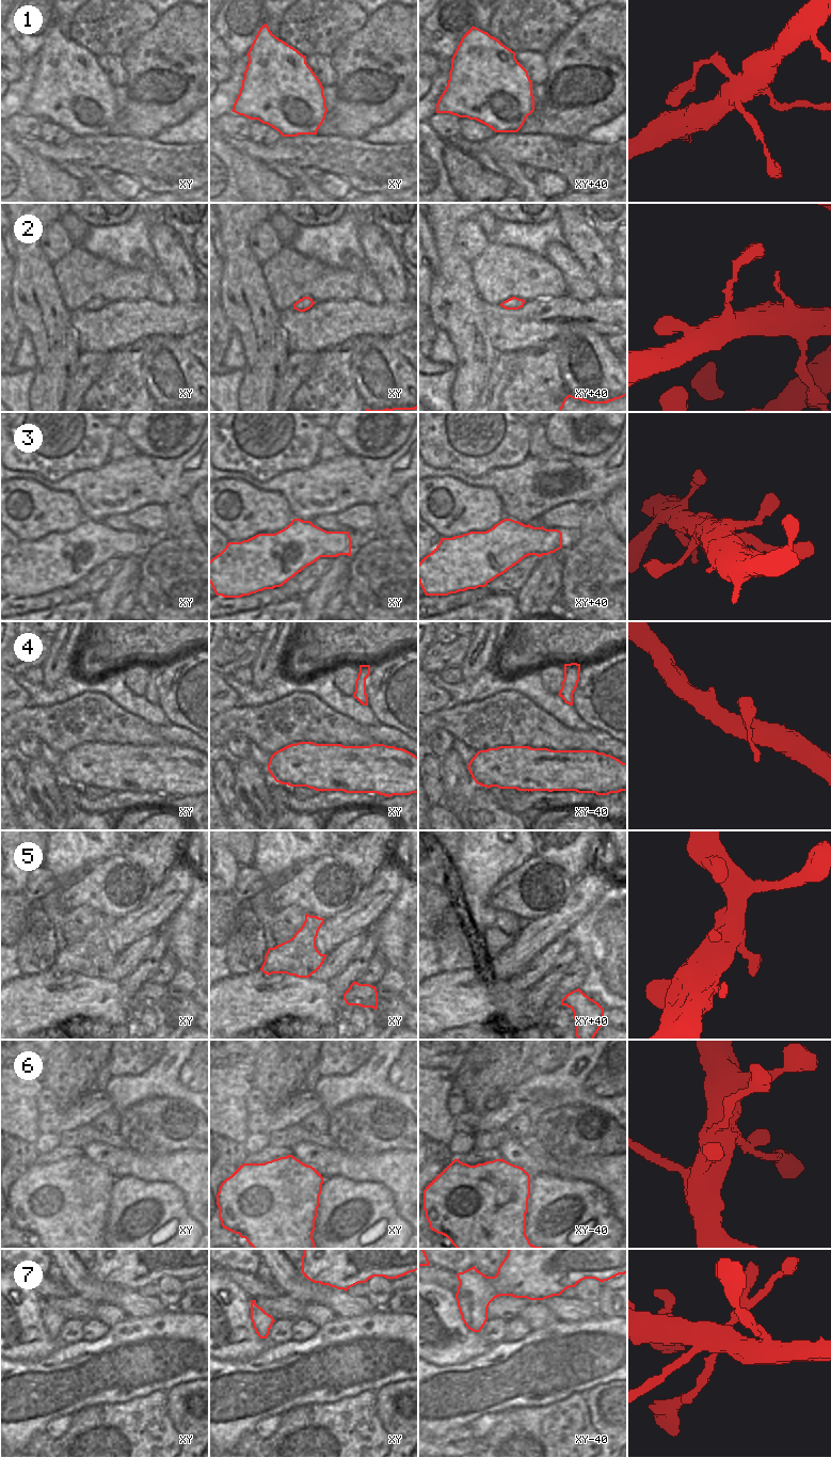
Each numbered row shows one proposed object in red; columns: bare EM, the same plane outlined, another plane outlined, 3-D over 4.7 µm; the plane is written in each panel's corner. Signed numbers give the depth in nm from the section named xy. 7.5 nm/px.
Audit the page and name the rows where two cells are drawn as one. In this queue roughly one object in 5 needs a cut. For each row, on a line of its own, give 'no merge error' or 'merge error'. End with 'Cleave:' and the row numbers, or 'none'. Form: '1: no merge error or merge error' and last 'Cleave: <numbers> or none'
1: no merge error
2: no merge error
3: no merge error
4: no merge error
5: no merge error
6: no merge error
7: no merge error
Cleave: none

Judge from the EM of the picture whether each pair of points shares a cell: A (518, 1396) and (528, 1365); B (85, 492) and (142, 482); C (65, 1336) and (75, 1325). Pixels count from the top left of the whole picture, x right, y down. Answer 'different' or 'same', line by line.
A: same
B: same
C: same

